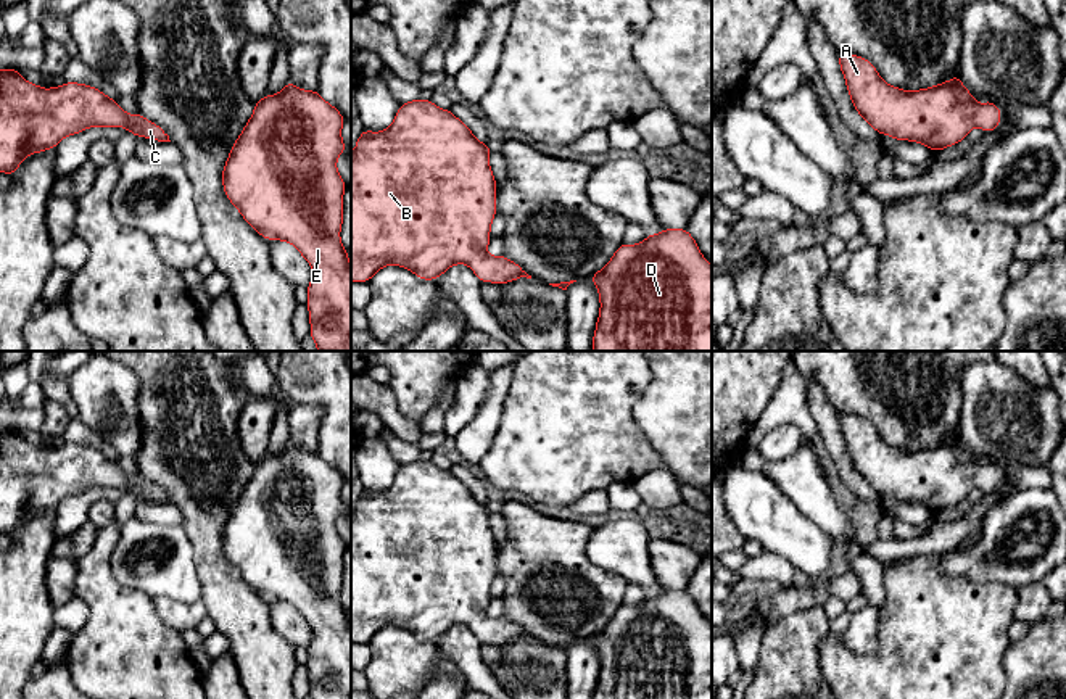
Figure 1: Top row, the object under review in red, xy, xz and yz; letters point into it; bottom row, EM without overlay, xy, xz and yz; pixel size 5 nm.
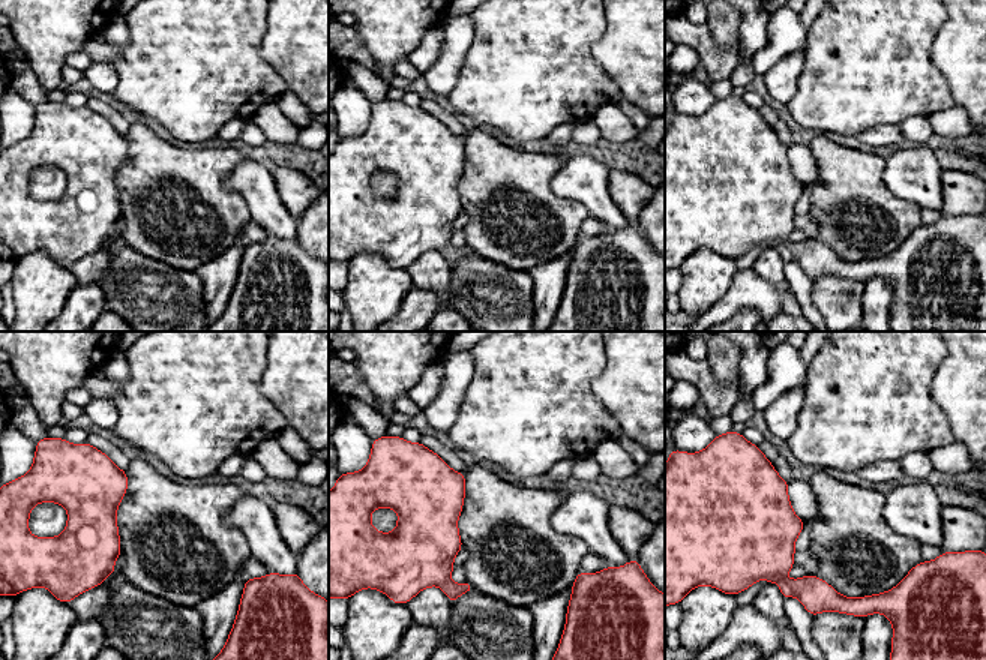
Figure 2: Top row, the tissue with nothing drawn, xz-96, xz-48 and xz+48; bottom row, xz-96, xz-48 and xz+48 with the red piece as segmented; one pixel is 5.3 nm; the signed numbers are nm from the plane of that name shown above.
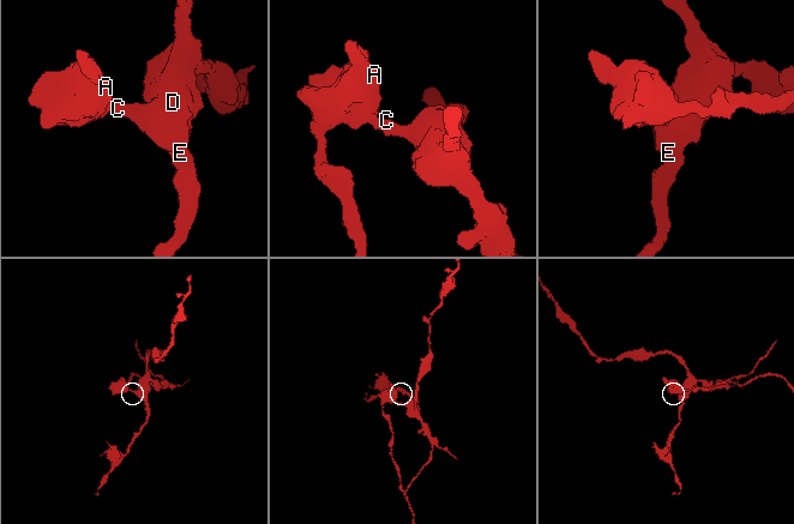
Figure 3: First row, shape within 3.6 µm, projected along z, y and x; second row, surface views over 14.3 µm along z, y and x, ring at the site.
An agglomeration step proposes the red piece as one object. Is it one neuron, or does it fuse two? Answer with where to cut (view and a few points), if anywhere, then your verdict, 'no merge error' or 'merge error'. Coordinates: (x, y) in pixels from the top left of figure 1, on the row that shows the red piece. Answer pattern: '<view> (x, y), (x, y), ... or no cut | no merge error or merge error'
no cut | no merge error

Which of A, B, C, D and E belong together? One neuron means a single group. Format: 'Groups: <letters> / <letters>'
Groups: A B C D E

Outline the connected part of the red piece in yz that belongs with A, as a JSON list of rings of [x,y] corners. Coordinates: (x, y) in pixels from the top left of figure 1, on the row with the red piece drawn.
[[[837,53],[837,58],[857,113],[878,134],[940,151],[965,140],[974,126],[994,132],[1000,124],[998,106],[992,100],[979,105],[960,74],[948,82],[908,92],[884,82],[863,56]]]

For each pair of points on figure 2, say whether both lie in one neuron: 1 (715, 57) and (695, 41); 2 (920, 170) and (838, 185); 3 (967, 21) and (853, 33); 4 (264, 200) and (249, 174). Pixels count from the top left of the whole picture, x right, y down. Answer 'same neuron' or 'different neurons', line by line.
1: same neuron
2: different neurons
3: different neurons
4: same neuron

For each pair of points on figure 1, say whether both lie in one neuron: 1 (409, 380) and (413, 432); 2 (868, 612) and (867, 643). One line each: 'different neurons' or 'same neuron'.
1: different neurons
2: same neuron

